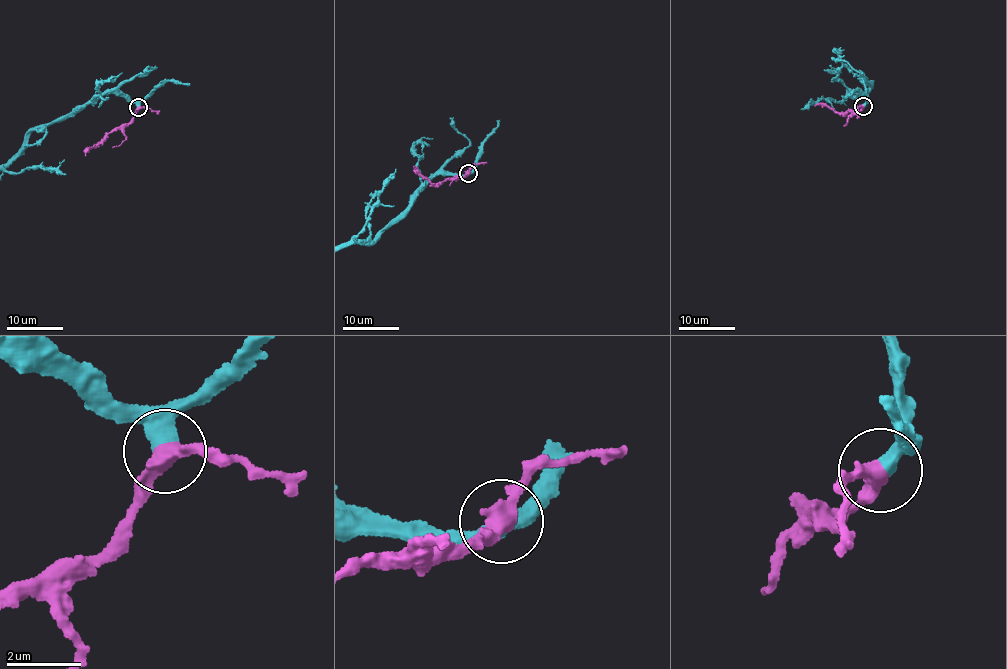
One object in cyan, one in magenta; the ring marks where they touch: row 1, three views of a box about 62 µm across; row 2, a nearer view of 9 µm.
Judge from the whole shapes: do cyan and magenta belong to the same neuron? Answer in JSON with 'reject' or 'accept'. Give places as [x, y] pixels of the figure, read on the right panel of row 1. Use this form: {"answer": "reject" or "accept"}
{"answer": "accept"}

